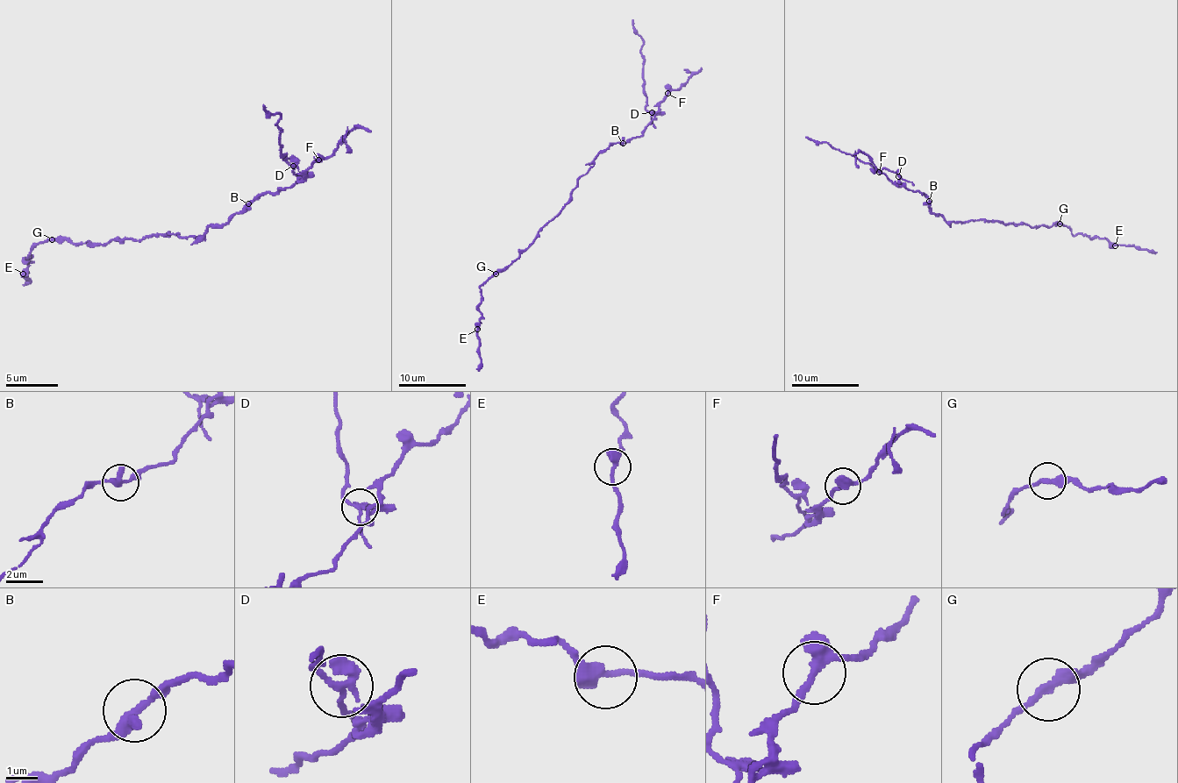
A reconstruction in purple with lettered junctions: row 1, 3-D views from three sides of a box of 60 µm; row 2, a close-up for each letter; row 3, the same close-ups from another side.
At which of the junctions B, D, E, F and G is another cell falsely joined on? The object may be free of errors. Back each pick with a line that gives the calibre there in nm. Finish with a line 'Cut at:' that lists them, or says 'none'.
D: 240 nm
Cut at: D

